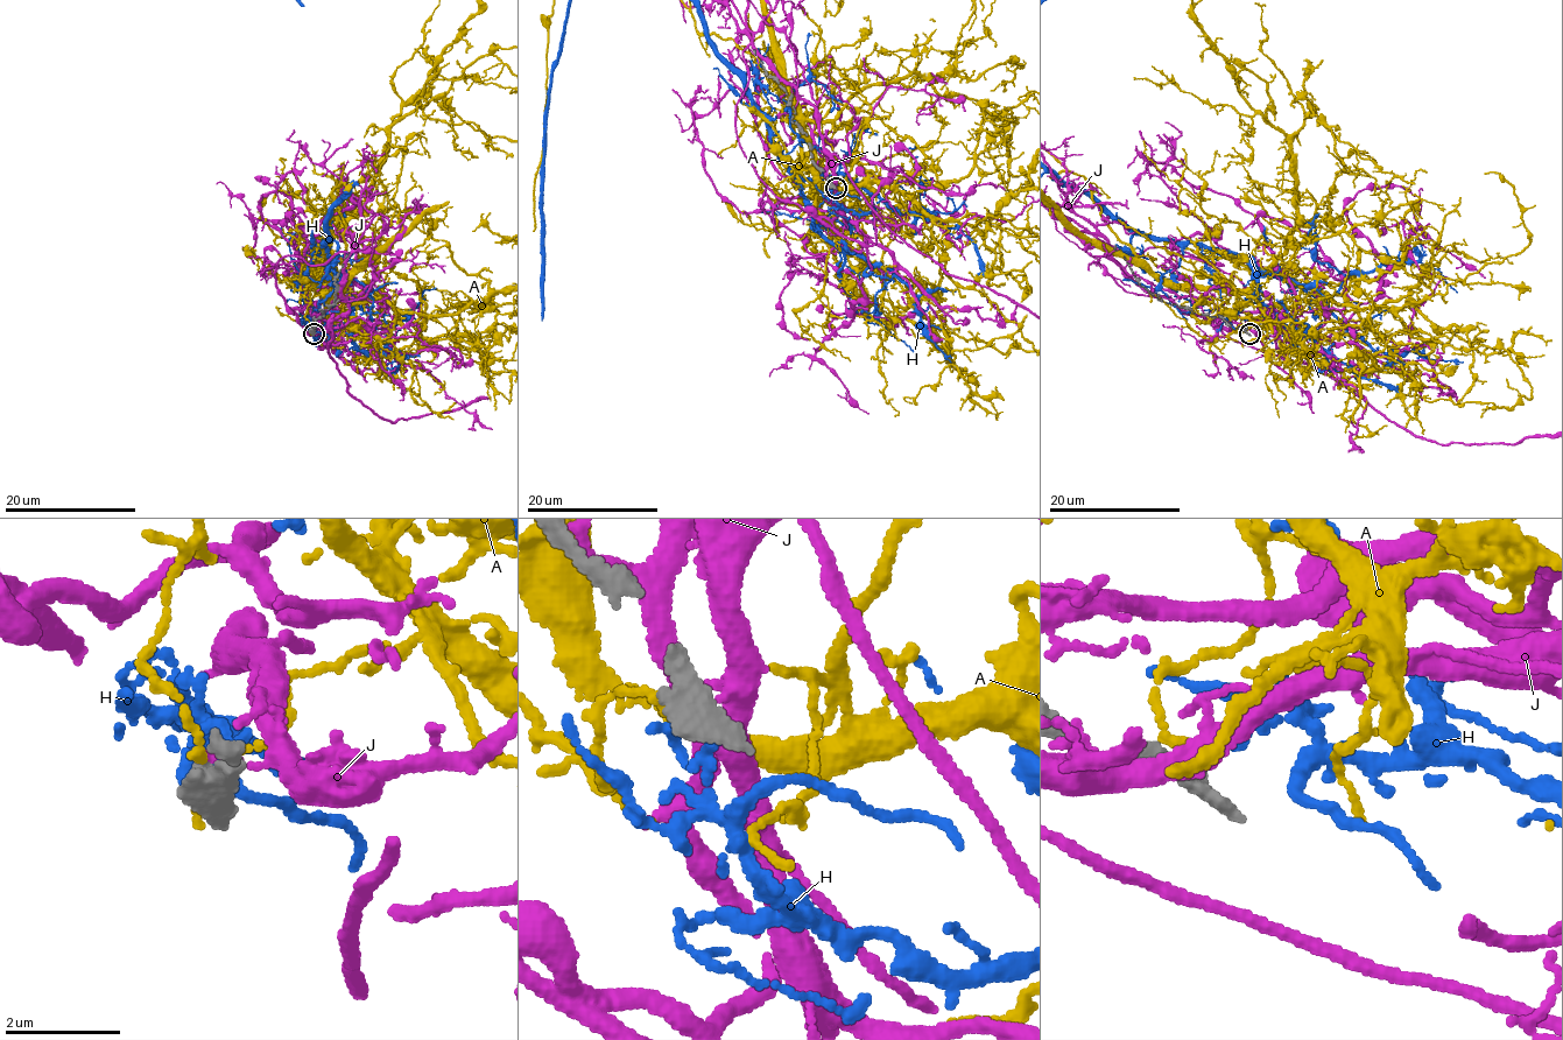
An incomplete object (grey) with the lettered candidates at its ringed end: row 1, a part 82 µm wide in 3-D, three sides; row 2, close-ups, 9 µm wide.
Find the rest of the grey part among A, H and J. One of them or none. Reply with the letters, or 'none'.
none

